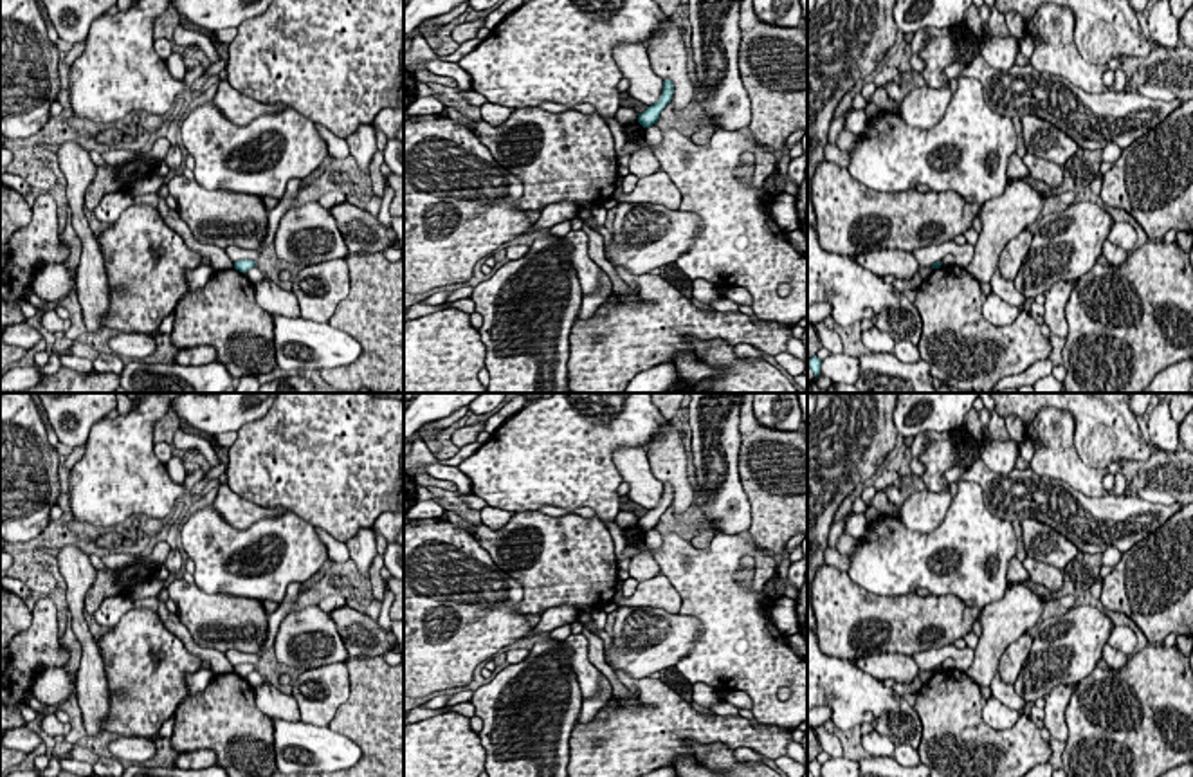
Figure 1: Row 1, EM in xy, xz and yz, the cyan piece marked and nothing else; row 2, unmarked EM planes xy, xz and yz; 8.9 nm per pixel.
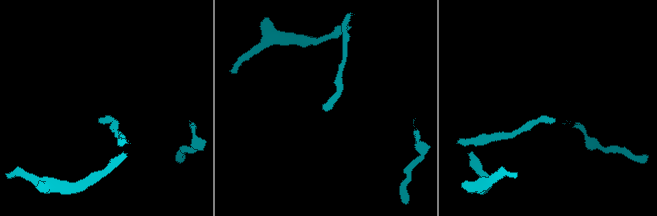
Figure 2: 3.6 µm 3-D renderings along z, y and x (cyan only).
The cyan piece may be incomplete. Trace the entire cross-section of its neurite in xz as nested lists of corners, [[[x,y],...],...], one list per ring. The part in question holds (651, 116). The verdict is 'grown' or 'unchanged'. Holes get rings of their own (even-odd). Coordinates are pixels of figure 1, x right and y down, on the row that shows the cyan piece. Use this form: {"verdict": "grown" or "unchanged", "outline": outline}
{"verdict": "unchanged", "outline": [[[665,79],[661,97],[654,105],[647,106],[643,114],[638,114],[638,123],[643,128],[656,124],[663,108],[670,103],[672,94],[674,94],[674,85],[670,79]]]}

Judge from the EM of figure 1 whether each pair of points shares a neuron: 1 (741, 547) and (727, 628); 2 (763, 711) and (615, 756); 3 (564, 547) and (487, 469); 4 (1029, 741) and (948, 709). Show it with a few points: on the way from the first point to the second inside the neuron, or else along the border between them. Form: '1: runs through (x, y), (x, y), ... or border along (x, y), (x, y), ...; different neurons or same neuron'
1: runs through (725, 566), (725, 608); same neuron
2: border along (757, 722), (788, 731); different neurons
3: border along (537, 509), (514, 514); different neurons
4: runs through (1010, 741), (979, 740), (968, 729); same neuron

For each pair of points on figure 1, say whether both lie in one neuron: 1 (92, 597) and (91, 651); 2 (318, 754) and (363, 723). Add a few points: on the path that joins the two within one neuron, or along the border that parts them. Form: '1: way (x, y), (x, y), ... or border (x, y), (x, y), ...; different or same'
1: border (98, 570), (85, 595), (83, 610); different
2: border (328, 727), (345, 734), (363, 758); different

